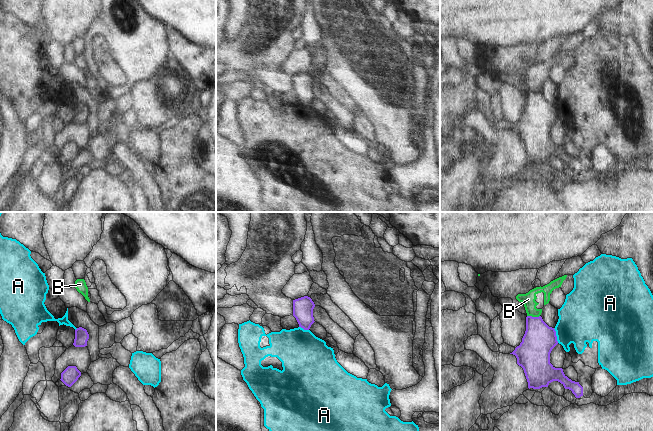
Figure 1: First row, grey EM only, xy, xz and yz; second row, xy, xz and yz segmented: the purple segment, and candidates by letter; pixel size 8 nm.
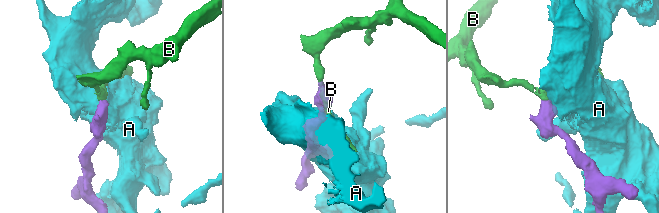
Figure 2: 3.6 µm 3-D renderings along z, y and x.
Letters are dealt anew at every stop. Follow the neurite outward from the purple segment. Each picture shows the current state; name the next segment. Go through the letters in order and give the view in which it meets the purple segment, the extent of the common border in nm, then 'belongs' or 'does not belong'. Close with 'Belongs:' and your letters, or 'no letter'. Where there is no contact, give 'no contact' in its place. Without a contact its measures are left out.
A: yz | 130 nm | does not belong
B: yz | 100 nm | does not belong
Belongs: no letter

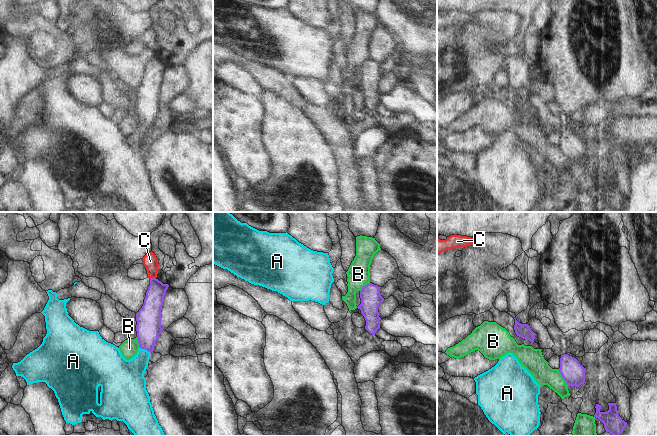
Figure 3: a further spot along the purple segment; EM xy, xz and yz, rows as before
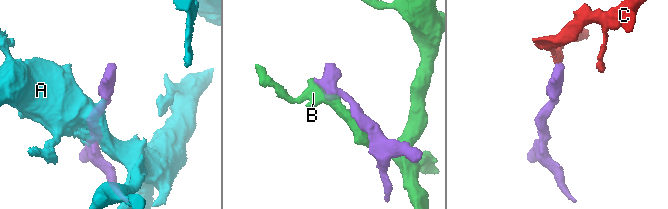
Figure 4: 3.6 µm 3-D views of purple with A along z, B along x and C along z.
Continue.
A: xy | 100 nm | belongs
B: yz | 160 nm | does not belong
C: xy | 50 nm | does not belong
Belongs: A

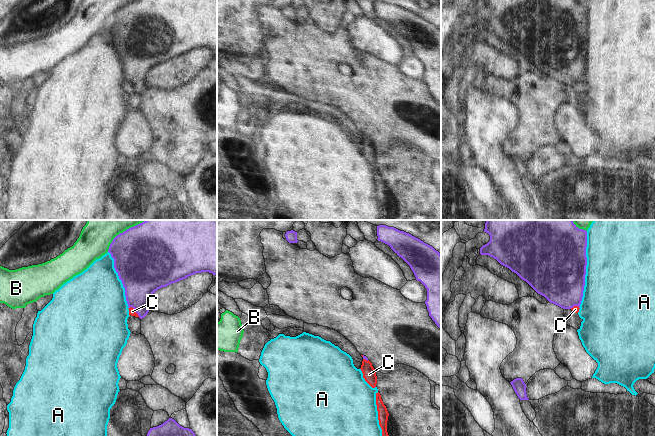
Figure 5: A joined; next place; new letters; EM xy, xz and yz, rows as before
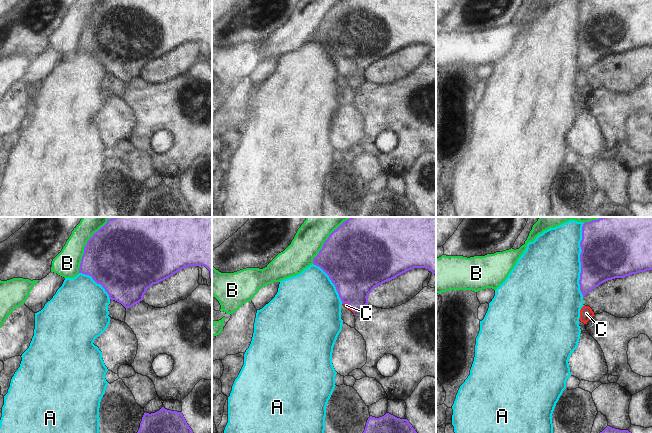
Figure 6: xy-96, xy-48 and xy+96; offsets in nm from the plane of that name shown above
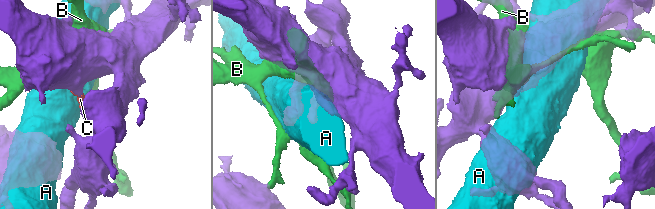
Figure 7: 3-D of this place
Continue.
A: yz | 600 nm | does not belong
B: xy | 340 nm | does not belong
C: xy | 120 nm | belongs
Belongs: C

